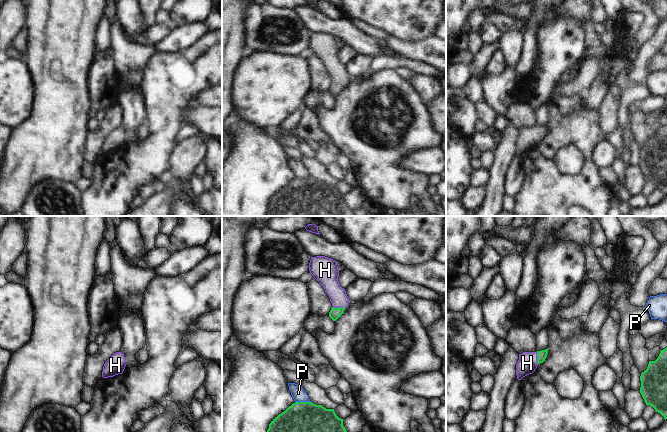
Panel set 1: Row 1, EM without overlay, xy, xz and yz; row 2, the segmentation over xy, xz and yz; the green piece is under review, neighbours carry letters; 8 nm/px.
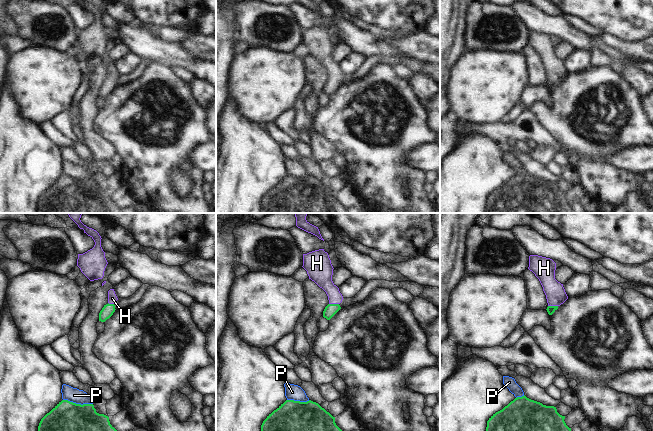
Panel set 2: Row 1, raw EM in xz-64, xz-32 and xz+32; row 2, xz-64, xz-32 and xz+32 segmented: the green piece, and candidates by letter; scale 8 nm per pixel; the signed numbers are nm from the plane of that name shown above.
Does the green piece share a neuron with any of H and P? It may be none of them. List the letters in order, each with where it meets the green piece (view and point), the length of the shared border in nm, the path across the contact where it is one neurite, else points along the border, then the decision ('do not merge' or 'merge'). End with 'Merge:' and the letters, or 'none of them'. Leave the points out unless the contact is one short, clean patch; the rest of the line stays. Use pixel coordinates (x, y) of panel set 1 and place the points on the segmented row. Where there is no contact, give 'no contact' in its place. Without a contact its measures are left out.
H: meets green in xz at (340, 307); contact 100 nm long; runs through xz (335, 313), (340, 307), (339, 298), (328, 279); merge
P: meets green in xz at (303, 402); contact 130 nm long; border along xz (295, 401), (310, 402); do not merge
Merge: H

